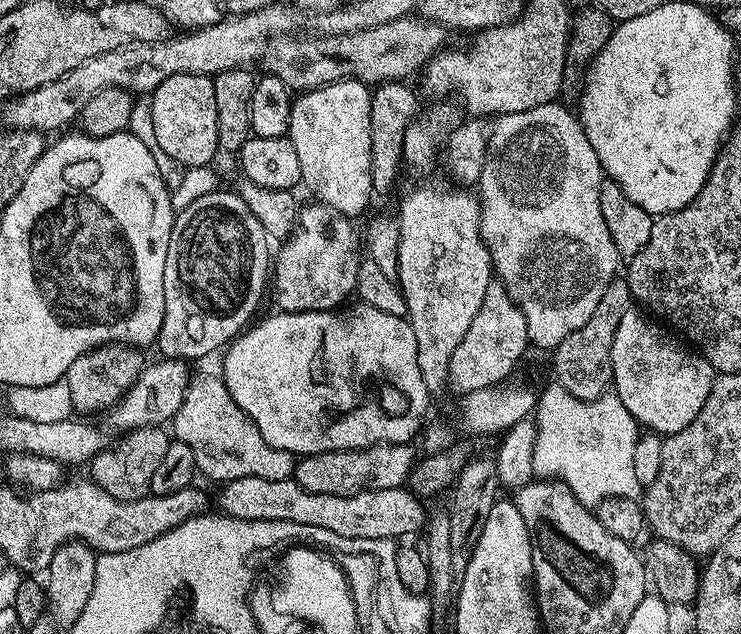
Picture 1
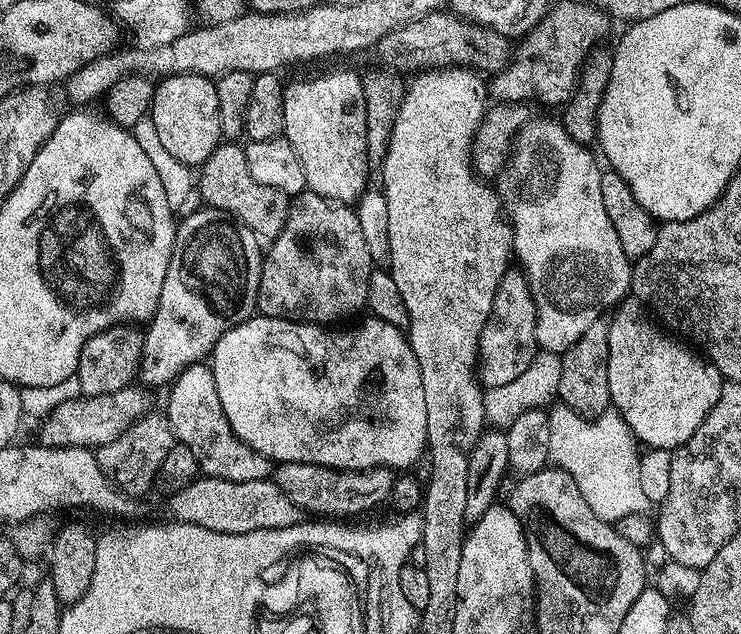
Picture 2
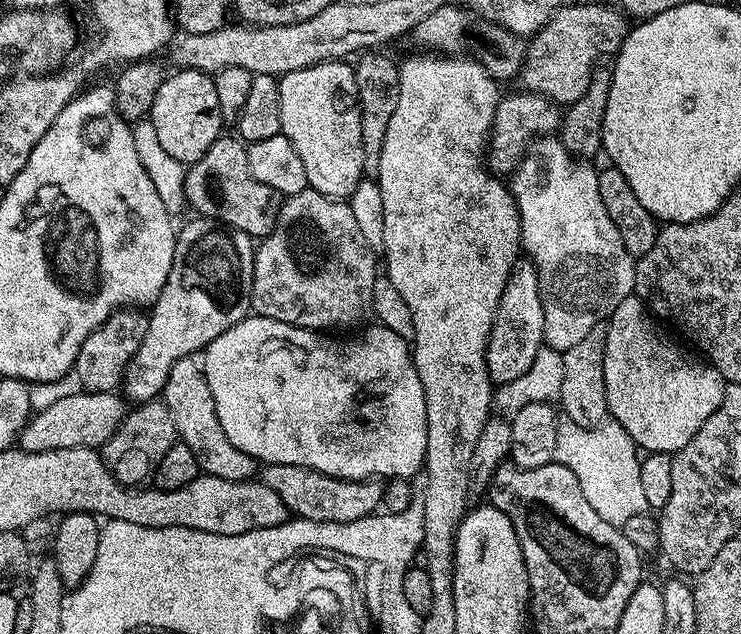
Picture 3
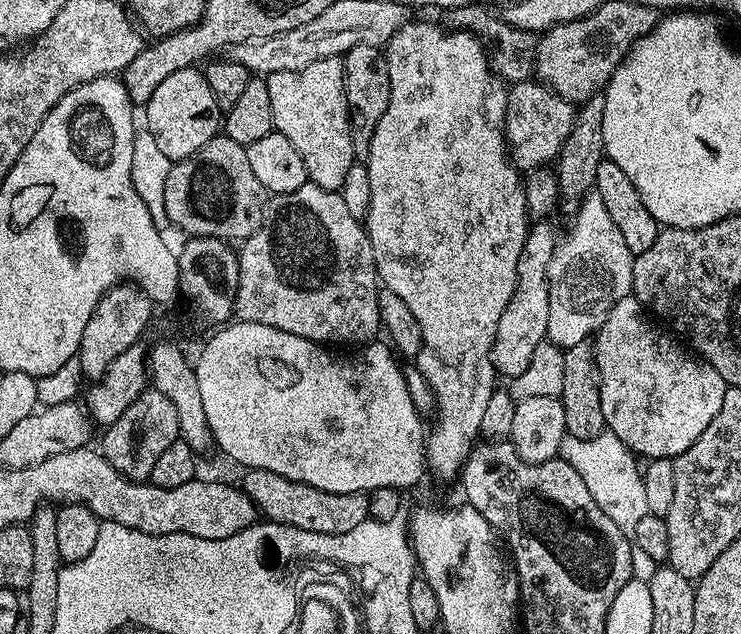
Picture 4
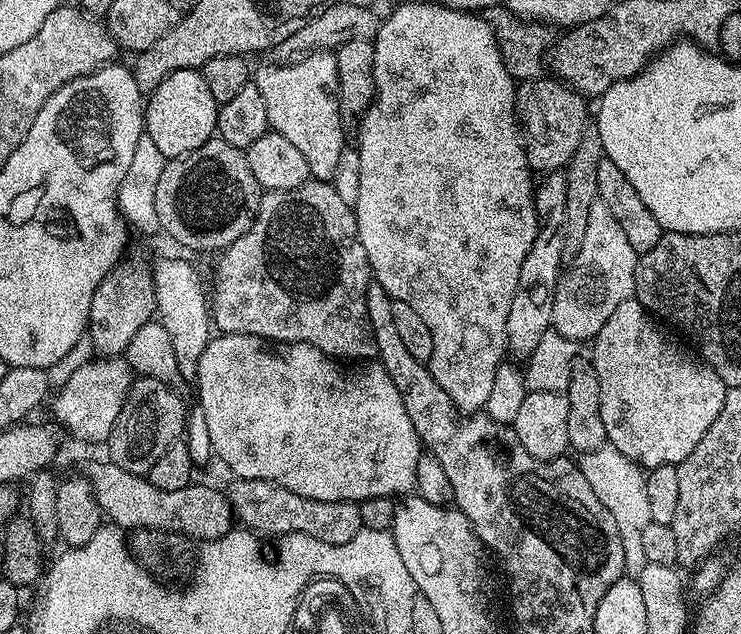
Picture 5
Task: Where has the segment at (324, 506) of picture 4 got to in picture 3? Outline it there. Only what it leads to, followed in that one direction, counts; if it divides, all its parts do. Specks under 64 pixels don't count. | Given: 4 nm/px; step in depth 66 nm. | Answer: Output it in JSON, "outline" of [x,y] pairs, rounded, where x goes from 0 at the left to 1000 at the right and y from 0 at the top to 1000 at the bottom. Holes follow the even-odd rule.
{"outline":[[[358,732],[350,740],[348,756],[352,763],[364,767],[375,785],[381,785],[395,815],[408,820],[439,820],[452,826],[478,823],[483,817],[503,812],[514,800],[518,782],[518,763],[511,756],[463,757],[413,735]]]}

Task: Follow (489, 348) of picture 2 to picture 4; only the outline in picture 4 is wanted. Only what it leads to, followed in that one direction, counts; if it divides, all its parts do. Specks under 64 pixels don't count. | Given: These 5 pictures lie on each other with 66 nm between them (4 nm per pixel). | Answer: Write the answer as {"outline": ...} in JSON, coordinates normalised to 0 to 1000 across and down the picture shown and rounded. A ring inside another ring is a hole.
{"outline":[[[719,352],[713,363],[713,374],[704,388],[704,402],[699,405],[699,438],[694,464],[672,502],[672,521],[664,547],[664,574],[671,588],[690,599],[704,590],[715,577],[717,560],[722,547],[740,528],[742,508],[742,461],[740,457],[740,415],[753,383],[753,366],[740,353]]]}

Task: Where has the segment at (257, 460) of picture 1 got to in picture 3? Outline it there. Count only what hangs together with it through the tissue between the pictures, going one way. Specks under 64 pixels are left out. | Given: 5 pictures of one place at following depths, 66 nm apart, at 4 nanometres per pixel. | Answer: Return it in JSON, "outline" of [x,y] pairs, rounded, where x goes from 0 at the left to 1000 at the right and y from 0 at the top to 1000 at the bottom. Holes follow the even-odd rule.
{"outline":[[[252,562],[235,571],[227,601],[221,606],[219,629],[229,647],[229,659],[235,659],[242,699],[262,710],[262,722],[267,722],[271,746],[306,757],[337,757],[347,749],[345,724],[321,710],[321,703],[305,691],[305,678],[300,678],[294,666],[289,628],[275,595],[271,569],[265,562]]]}

